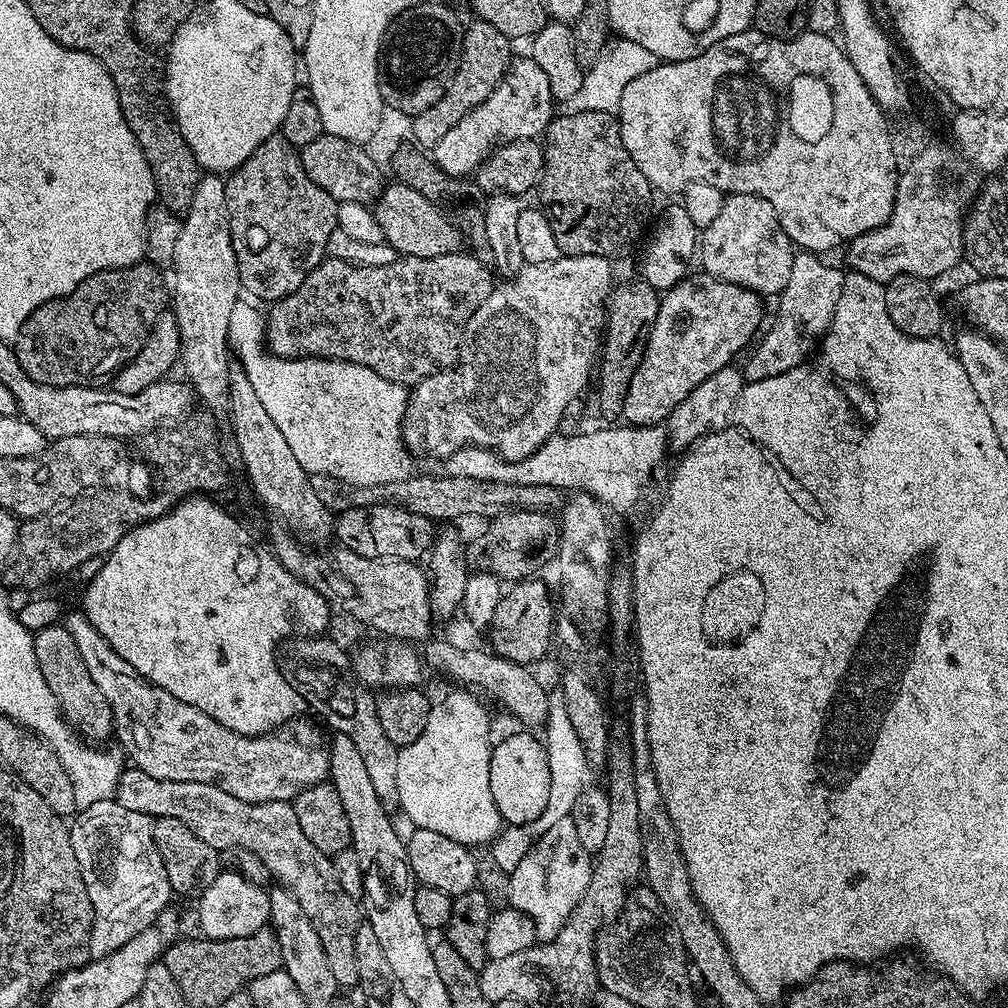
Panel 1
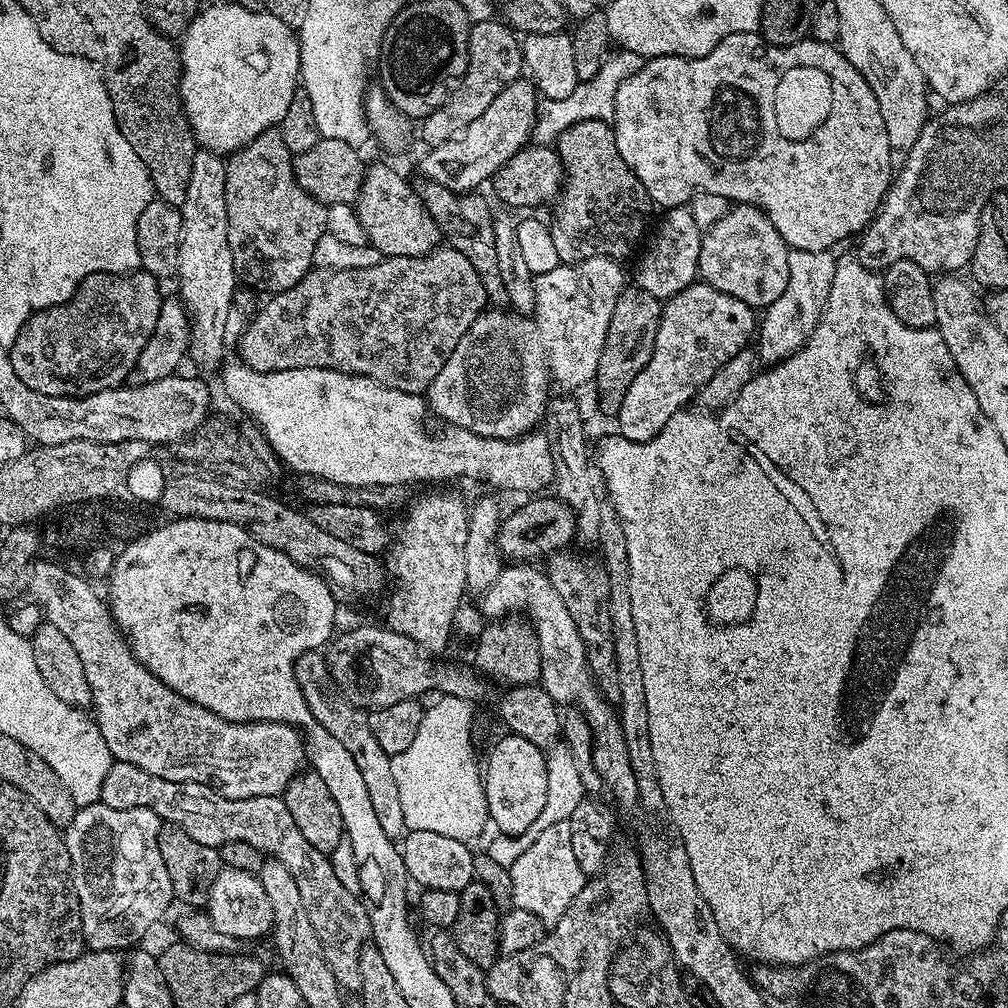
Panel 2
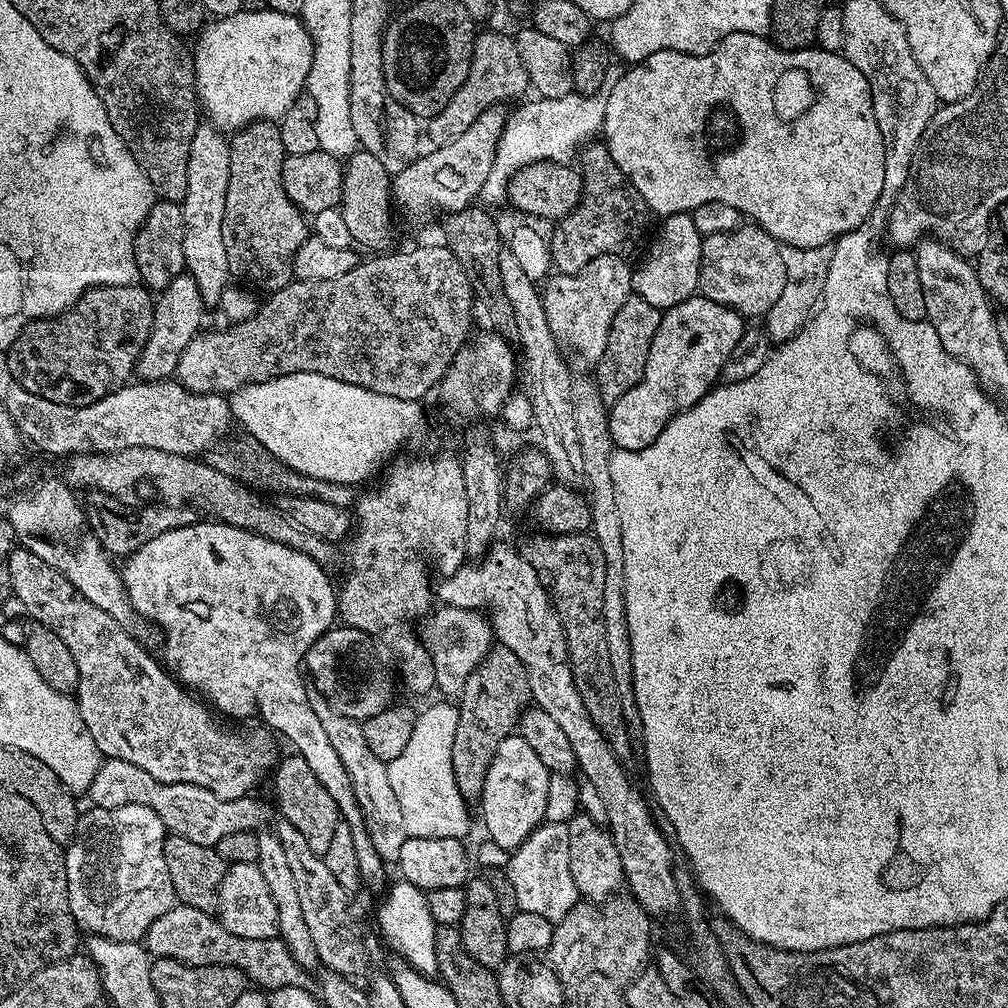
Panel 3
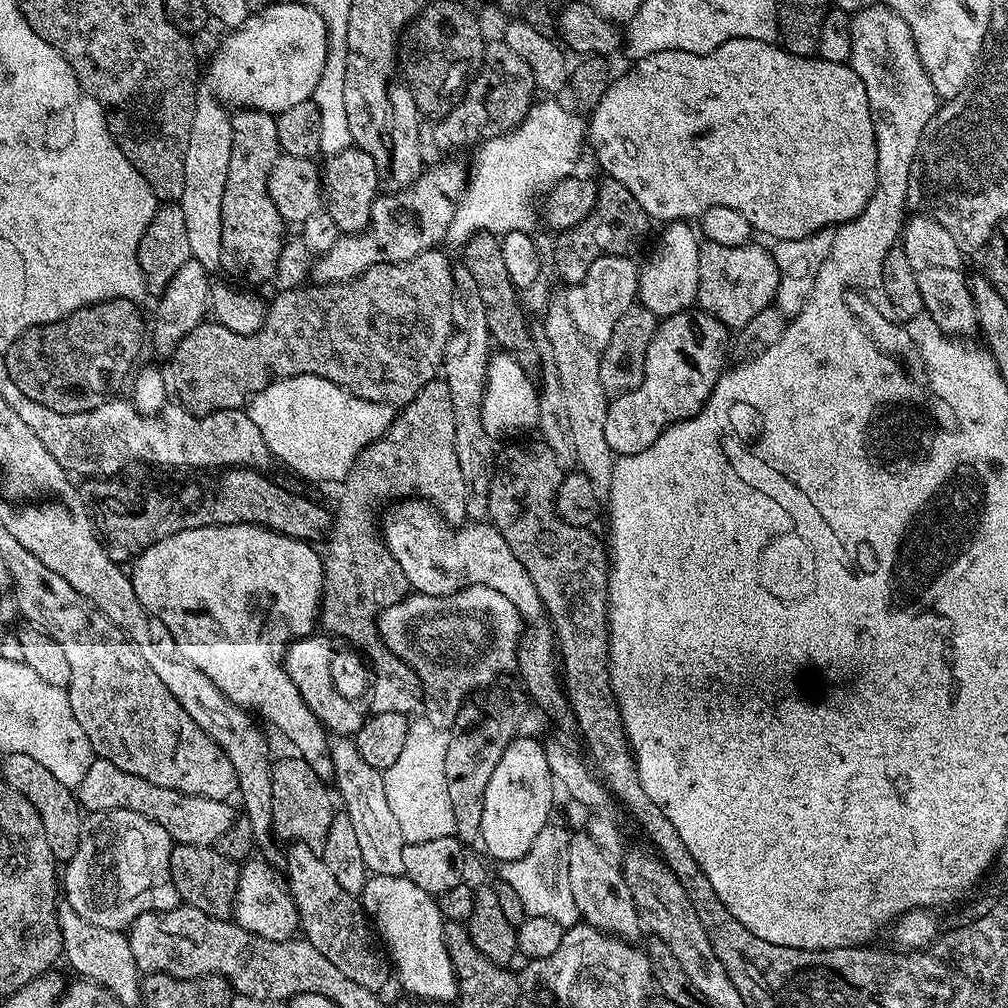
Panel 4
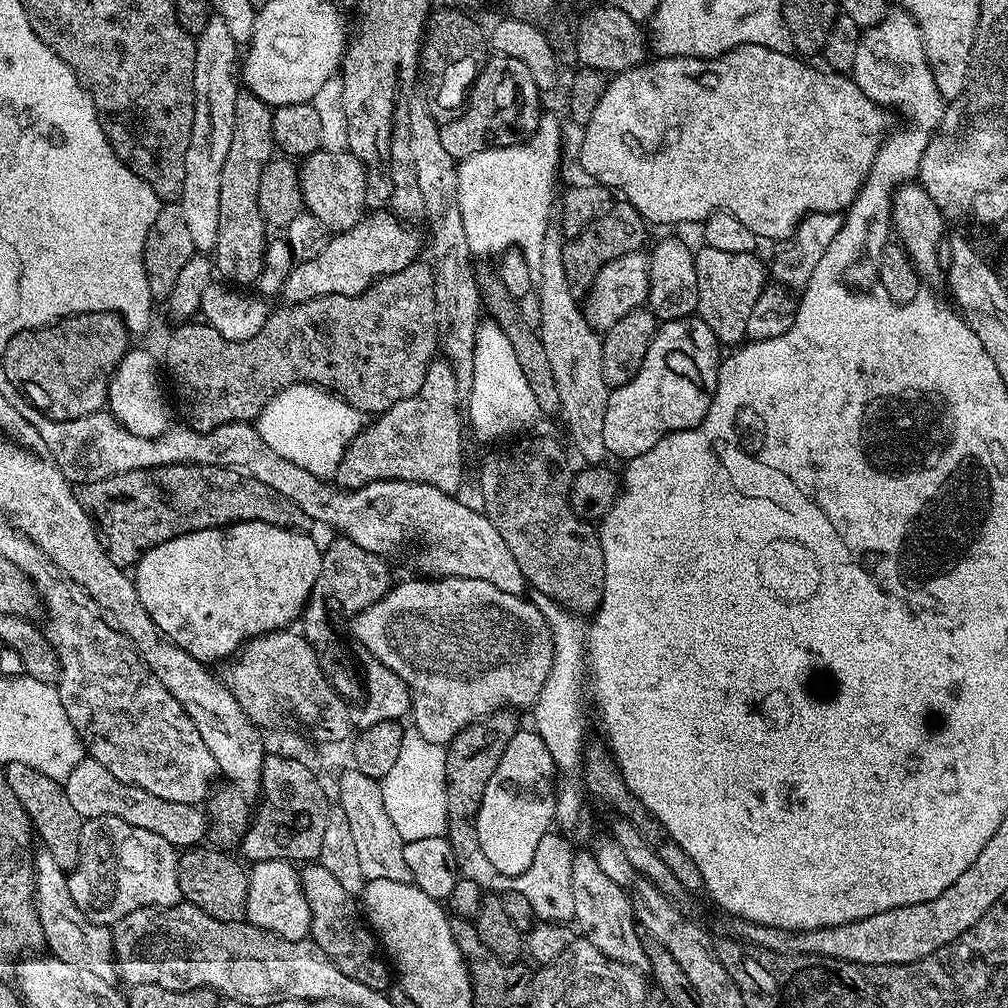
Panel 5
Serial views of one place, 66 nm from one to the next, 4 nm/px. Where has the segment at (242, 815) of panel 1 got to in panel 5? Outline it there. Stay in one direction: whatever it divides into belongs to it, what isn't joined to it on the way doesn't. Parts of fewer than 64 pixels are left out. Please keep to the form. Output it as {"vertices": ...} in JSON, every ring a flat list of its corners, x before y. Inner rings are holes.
{"vertices":[[85,758,74,766,68,777,62,781,66,790,66,798,70,798,74,810,83,820,93,820,103,816,122,818,122,822,130,822,130,826,142,826,142,830,151,830,166,838,177,850,187,850,199,845,205,839,209,819,203,807,182,802,166,802,166,798,154,798,146,790,136,788,133,784,123,784,102,762],[319,862,305,863,299,869,299,874,300,885,306,894,306,902,310,902,311,940,318,946,322,946,322,950,326,950,330,962,334,962,334,966,338,966,338,970,342,970,342,974,350,974,350,978,354,978,354,982,363,982,365,986,370,986,370,990,385,991,389,987,390,964,382,955,381,945,362,915,362,908,357,897,352,896,346,890,342,890,341,884,334,882,334,874,330,874,330,870,326,870,323,864]]}

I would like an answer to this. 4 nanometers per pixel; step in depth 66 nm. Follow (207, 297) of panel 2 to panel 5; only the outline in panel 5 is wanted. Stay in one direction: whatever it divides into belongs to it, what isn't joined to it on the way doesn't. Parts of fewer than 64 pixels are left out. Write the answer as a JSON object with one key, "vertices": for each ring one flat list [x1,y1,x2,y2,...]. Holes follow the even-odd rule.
{"vertices":[[212,14,205,29,195,37,194,54,194,126,190,130,190,146,186,146,186,183,178,201,182,219,190,230,190,242,194,242,196,252,208,254,218,242,218,189,222,186,222,166,226,163,226,153,230,151,230,138,234,138,234,102,238,95,238,45,230,34,221,16]]}

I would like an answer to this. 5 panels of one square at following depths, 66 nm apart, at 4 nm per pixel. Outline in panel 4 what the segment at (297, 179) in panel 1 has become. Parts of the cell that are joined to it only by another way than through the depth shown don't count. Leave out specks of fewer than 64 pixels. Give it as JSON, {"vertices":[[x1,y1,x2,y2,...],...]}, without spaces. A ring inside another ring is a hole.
{"vertices":[[242,108,231,113,232,145,230,146,230,166,226,170,226,190,222,190,222,258,220,268,230,275,245,280,245,285,264,284,275,281,278,258,286,243,286,225,282,214,270,198,268,179,274,162,281,156,278,142,276,116,257,108]]}

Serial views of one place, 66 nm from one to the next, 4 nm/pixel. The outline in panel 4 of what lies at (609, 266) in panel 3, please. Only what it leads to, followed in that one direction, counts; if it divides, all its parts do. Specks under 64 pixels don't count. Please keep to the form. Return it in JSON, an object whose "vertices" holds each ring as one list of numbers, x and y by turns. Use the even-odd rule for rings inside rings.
{"vertices":[[603,256,592,263,590,270,586,270,583,284,574,284,567,289,566,303,570,314,589,344,602,346,610,342,610,334,618,318,622,318,622,314,626,314,626,310,637,303,639,273,637,261,632,261,628,256]]}

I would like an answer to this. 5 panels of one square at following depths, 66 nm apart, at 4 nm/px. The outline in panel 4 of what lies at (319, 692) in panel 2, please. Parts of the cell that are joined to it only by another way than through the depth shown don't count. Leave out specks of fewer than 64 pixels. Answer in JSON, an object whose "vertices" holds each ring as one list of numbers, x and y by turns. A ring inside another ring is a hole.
{"vertices":[[336,738,331,741,332,775,334,786,340,790,338,800,342,803,342,811,348,815,354,825,358,838,358,846,362,850,362,862,366,862,371,875,404,875,402,854,405,842,402,829,398,826,398,817,390,810,390,801,386,799,384,773,362,758,356,749,356,741,352,738]]}

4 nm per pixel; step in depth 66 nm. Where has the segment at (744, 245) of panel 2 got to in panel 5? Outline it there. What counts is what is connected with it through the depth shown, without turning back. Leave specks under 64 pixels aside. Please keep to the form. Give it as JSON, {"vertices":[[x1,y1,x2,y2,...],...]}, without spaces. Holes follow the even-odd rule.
{"vertices":[[707,246,695,249,694,274,698,274,696,310,706,326,714,330,721,345,736,346,746,337,746,322,750,319,750,310,754,310,754,302,758,302,766,286,766,264,758,257,756,254,729,254]]}

